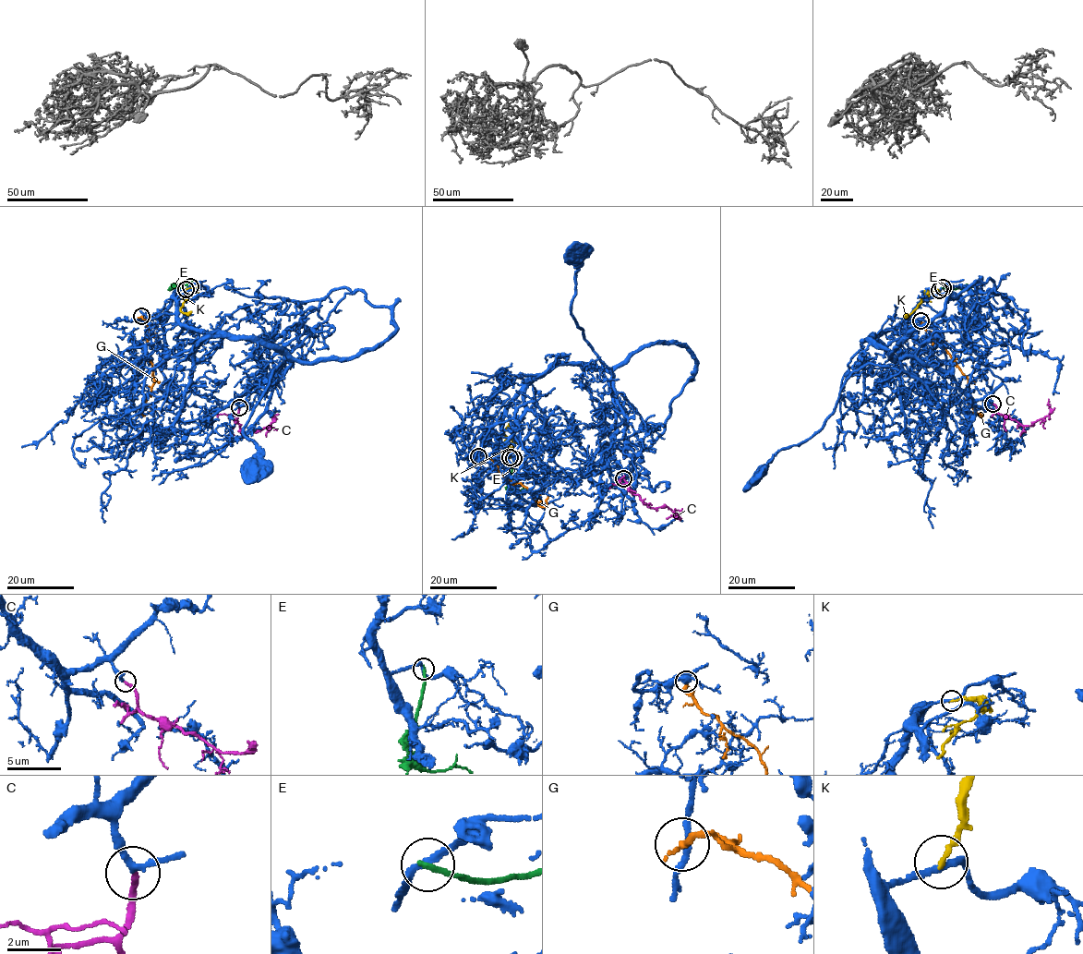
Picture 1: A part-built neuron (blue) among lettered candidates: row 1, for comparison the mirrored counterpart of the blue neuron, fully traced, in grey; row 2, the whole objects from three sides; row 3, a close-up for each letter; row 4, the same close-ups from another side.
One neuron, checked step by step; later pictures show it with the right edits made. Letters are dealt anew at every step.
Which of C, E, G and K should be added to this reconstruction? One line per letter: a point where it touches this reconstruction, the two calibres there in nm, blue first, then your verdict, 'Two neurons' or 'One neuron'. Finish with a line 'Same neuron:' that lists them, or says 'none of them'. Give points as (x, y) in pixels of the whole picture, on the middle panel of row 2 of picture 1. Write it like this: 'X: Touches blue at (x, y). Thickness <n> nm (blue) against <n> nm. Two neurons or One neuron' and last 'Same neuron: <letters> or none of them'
C: Touches blue at (623, 478). Thickness 220 nm (blue) against 200 nm. One neuron
E: Touches blue at (513, 458). Thickness 240 nm (blue) against 220 nm. Two neurons
G: Touches blue at (478, 456). Thickness 130 nm (blue) against 240 nm. Two neurons
K: Touches blue at (510, 457). Thickness 200 nm (blue) against 170 nm. Two neurons
Same neuron: C

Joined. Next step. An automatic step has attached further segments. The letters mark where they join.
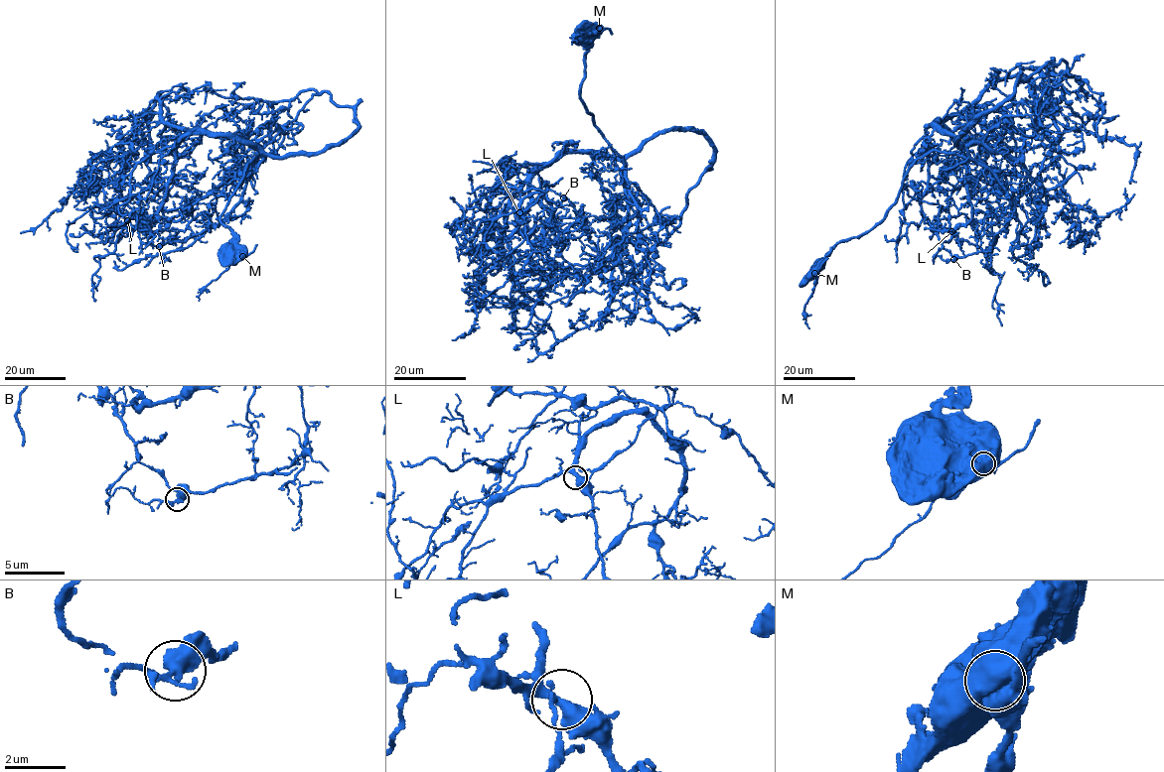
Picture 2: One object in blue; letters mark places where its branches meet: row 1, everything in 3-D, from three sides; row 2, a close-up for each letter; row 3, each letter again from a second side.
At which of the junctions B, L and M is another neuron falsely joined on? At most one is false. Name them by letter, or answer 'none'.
M

